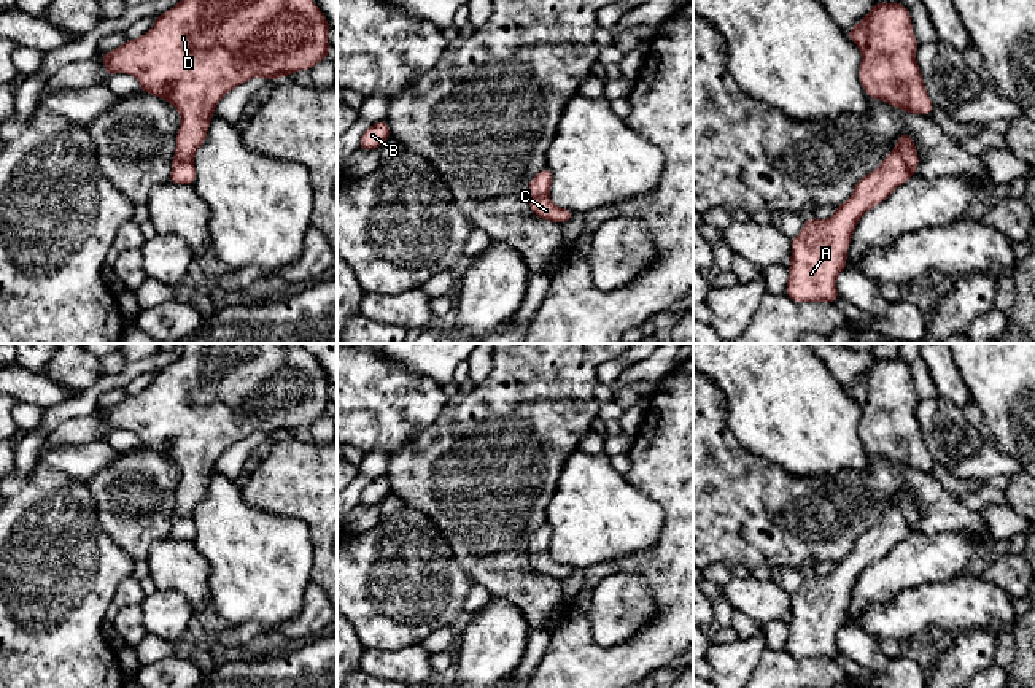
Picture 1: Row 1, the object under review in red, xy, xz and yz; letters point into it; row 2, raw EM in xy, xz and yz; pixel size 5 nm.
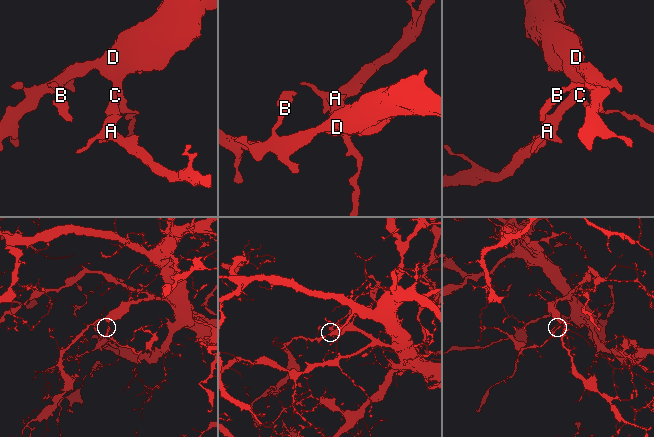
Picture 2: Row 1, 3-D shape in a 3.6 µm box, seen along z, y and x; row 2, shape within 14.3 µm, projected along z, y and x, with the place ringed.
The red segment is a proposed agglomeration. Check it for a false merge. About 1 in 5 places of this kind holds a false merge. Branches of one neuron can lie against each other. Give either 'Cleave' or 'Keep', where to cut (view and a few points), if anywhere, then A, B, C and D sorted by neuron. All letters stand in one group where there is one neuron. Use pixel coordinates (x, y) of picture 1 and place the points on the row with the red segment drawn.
Keep. No split. Groups: A B C D

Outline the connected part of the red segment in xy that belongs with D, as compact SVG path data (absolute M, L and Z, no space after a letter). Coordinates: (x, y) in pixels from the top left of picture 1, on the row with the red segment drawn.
M180 0L169 11L156 16L149 32L137 40L127 40L114 51L102 52L105 75L129 73L140 81L140 89L161 97L181 114L176 148L172 160L170 183L194 186L194 154L204 145L216 103L237 86L261 76L267 81L288 78L299 70L312 70L326 59L328 35L332 27L313 0Z

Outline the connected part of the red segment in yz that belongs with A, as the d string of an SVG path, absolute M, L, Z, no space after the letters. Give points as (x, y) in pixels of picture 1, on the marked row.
M905 132L897 138L897 148L890 149L881 165L860 178L852 195L841 205L835 207L835 213L827 221L809 218L804 221L801 232L790 240L792 256L789 265L789 278L785 294L795 303L803 302L831 302L839 296L836 289L838 275L847 267L847 249L859 219L878 203L884 202L898 186L916 175L919 154L913 143L911 133Z

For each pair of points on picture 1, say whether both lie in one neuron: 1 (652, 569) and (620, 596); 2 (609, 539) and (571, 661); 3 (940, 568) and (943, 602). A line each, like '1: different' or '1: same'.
1: different
2: different
3: different

